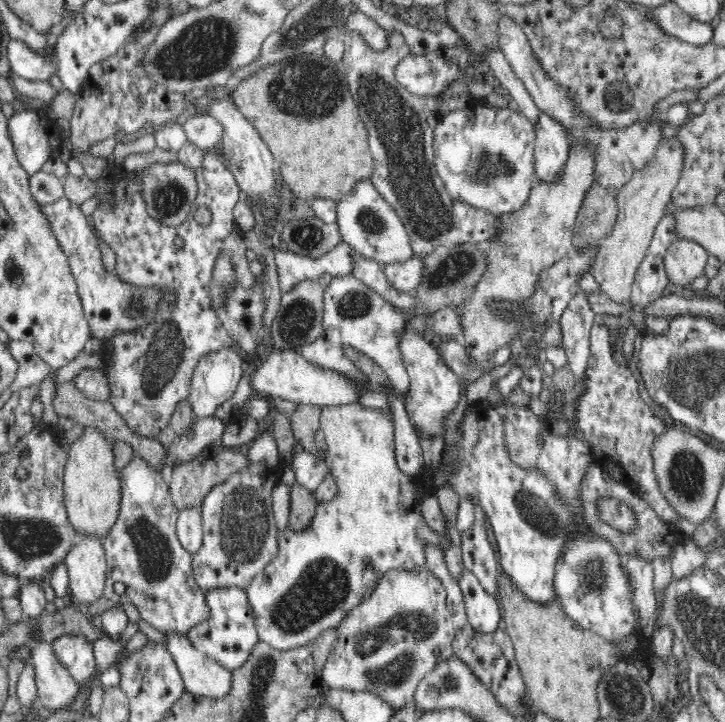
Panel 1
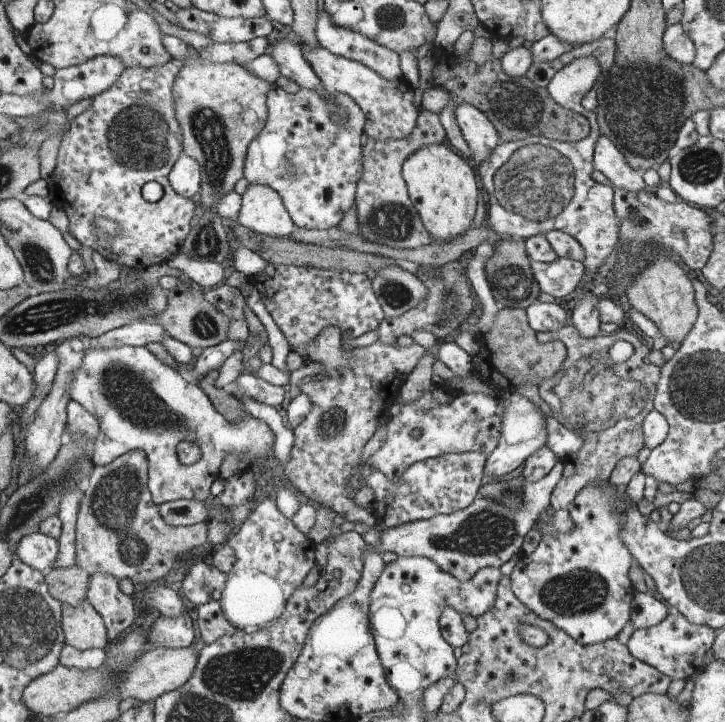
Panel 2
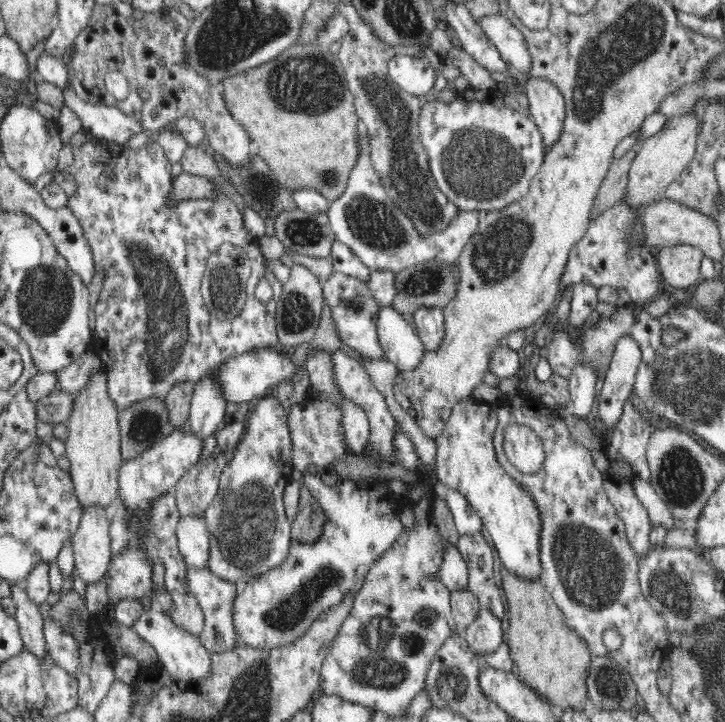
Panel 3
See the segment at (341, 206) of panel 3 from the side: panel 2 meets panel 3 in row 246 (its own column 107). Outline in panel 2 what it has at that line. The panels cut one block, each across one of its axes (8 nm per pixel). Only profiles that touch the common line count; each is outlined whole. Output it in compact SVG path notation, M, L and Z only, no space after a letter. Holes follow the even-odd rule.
M93 343L91 348L88 348L88 351L84 352L83 364L80 368L78 368L78 370L76 370L75 376L72 378L71 387L68 388L68 392L71 394L71 401L78 402L78 404L82 405L83 408L86 408L92 416L98 417L99 422L101 423L100 434L92 445L91 458L95 466L106 466L130 451L143 451L146 454L147 474L150 477L147 485L149 486L151 496L154 498L155 504L158 506L163 503L168 503L169 501L176 501L179 499L202 500L202 502L212 500L214 497L214 494L212 494L212 484L214 484L218 478L221 478L220 472L224 472L224 460L228 460L230 456L234 456L234 458L236 458L236 462L238 462L238 466L240 466L240 472L236 472L234 476L242 474L242 472L246 472L246 470L250 470L250 472L254 474L254 480L256 480L256 490L258 485L265 484L263 477L265 472L264 460L268 460L268 458L272 458L274 456L273 446L275 442L274 432L272 432L268 424L266 424L263 420L254 419L251 416L242 418L240 422L228 421L227 418L224 417L214 405L212 405L210 398L203 392L194 380L189 379L186 375L178 373L176 369L171 368L171 366L167 365L166 362L160 361L150 349L127 345L100 348L100 346ZM184 440L194 442L194 444L196 444L196 446L200 449L200 460L198 460L198 462L194 465L184 465L183 462L179 460L178 447Z

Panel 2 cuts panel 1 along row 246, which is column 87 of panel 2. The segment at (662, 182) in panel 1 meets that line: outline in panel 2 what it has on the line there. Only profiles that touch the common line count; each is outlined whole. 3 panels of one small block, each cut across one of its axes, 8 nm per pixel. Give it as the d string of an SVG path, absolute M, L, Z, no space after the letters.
M87 599L78 606L65 605L64 633L67 644L84 652L90 648L106 649L110 643L103 616Z

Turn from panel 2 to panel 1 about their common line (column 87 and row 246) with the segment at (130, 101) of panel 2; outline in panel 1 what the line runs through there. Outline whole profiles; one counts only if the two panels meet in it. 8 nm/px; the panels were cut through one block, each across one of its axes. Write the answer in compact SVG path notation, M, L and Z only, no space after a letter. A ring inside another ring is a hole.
M218 148L206 150L202 164L194 171L198 198L194 202L194 209L187 214L187 219L179 226L162 225L148 214L144 199L141 198L141 172L144 172L144 169L138 173L136 171L124 172L124 182L116 182L114 200L112 200L110 192L108 200L104 200L96 206L92 220L100 239L118 256L114 270L116 275L122 281L130 281L130 283L138 285L152 285L152 288L146 288L146 290L132 288L134 290L130 294L132 304L128 304L122 312L132 320L146 318L149 322L136 331L118 332L110 340L107 349L105 349L105 352L110 355L110 364L104 372L107 374L108 387L110 387L108 400L117 414L125 420L129 430L139 436L145 436L145 438L157 438L170 422L171 416L176 410L176 404L179 404L180 400L187 400L194 367L200 358L209 352L234 346L234 341L222 326L222 321L218 318L216 310L212 310L210 280L212 280L214 268L210 268L210 266L216 264L222 250L226 250L230 256L236 258L236 254L232 250L238 244L240 246L238 256L240 256L240 260L244 260L244 268L248 268L248 280L238 280L238 282L242 282L243 288L253 288L256 284L256 276L250 271L249 261L246 258L247 248L243 241L245 232L239 227L235 227L233 218L233 208L242 197L242 192L237 186L232 172L225 167L225 160ZM194 212L208 212L208 216L212 216L211 224L208 227L199 224L194 219Z

